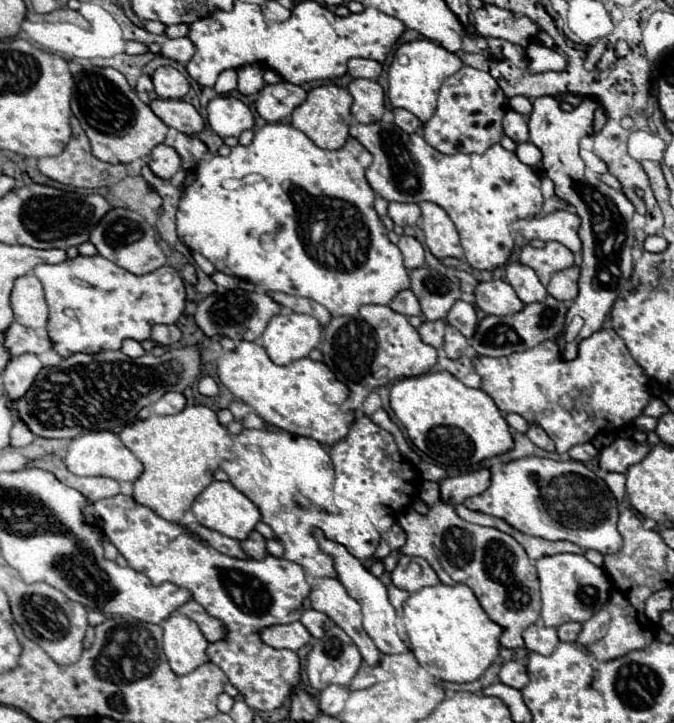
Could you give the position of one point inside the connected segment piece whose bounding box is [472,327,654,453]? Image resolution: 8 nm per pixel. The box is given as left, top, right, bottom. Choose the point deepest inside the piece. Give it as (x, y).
(603, 390)

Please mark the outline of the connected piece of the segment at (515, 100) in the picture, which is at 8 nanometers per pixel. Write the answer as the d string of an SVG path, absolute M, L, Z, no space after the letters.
M512 97L508 103L510 103L510 109L514 109L520 115L530 115L532 111L532 101L526 97Z

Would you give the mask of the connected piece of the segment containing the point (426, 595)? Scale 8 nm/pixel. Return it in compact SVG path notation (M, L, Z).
M468 585L424 587L404 601L402 623L418 663L440 681L468 683L476 681L498 657L500 635L504 627L494 623L480 607Z

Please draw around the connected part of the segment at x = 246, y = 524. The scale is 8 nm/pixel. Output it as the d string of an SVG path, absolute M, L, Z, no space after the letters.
M212 481L198 497L196 501L192 503L192 513L196 515L198 523L212 529L212 531L218 531L226 537L232 537L232 539L246 539L250 531L254 531L256 523L260 521L260 511L258 507L244 495L240 493L232 483L228 481Z

